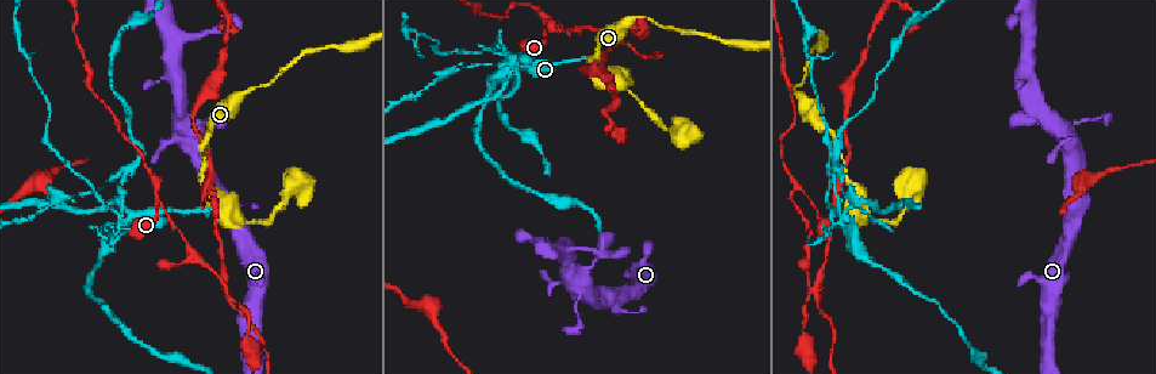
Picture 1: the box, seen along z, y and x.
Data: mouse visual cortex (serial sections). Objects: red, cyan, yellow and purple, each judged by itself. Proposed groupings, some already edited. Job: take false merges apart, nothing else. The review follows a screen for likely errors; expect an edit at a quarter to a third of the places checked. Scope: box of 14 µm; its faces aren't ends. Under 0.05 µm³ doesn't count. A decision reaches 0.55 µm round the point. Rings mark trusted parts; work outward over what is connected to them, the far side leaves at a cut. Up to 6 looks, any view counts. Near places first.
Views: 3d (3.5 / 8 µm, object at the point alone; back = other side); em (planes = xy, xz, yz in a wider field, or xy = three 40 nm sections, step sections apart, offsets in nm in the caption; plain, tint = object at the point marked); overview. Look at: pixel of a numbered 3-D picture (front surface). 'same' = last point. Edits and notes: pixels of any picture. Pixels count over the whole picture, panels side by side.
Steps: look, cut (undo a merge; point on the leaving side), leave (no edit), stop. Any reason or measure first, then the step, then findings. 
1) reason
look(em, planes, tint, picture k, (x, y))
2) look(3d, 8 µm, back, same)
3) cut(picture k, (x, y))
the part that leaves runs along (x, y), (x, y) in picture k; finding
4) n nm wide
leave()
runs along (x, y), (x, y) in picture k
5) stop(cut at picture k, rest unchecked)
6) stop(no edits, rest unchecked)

thin arm on a thick one
look(em, xy, step 2, tint, picture 1, (840, 223))

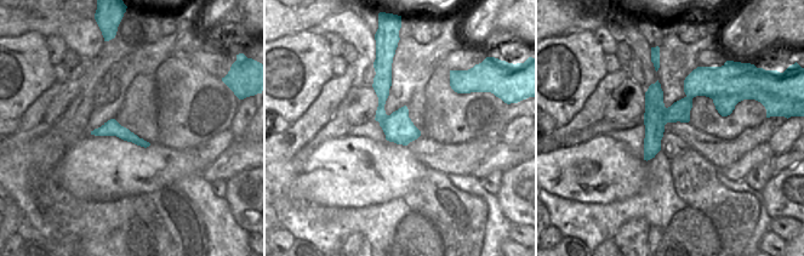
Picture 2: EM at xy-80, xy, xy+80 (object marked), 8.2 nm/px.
wider look
look(3d, 3.5 µm, same)

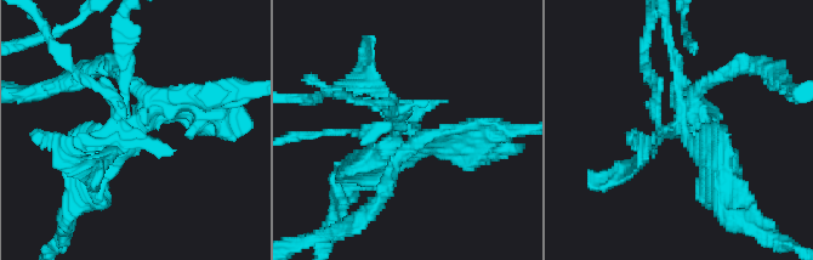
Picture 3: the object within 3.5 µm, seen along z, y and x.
cut(picture 3, (391, 145))
a second cell is stuck on

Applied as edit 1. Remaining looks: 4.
look(overview)

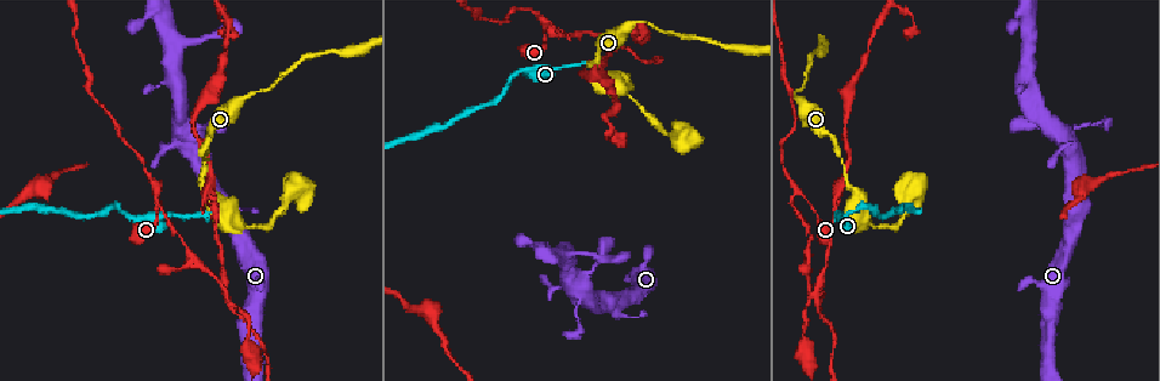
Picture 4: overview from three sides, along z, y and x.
a fork
look(3d, 3.5 µm, picture 4, (547, 22))

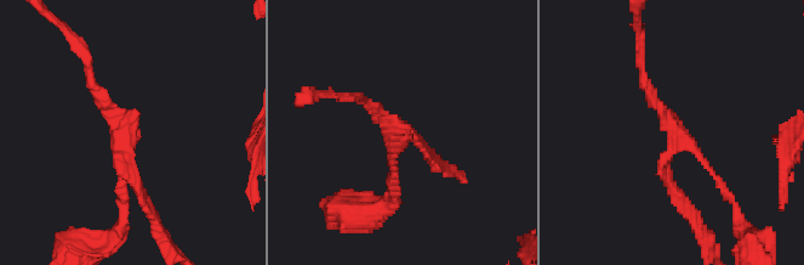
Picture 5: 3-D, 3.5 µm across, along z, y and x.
need the tissue
look(em, xy, step 5, tint, picture 5, (121, 142))

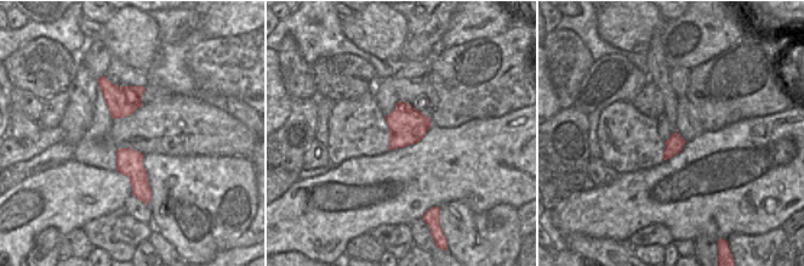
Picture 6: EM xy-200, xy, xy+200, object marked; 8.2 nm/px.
300 nm wide
leave()
runs along (394, 187), (387, 128), (417, 141) in picture 5; one cell here

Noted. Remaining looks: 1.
stop(cut at picture 3, rest unchecked)

